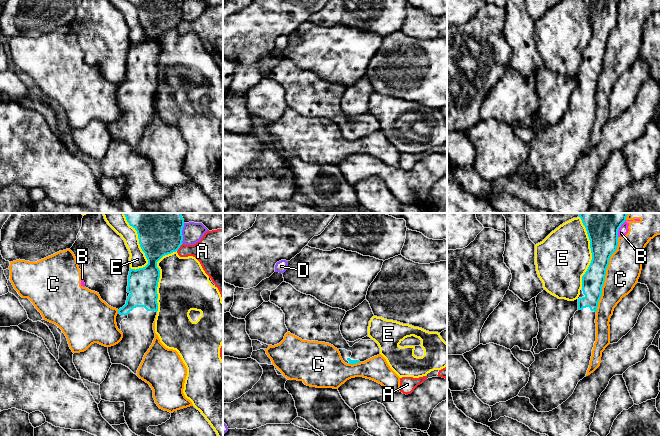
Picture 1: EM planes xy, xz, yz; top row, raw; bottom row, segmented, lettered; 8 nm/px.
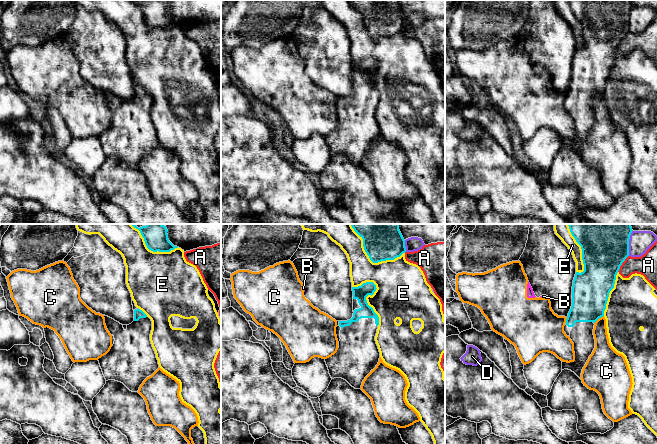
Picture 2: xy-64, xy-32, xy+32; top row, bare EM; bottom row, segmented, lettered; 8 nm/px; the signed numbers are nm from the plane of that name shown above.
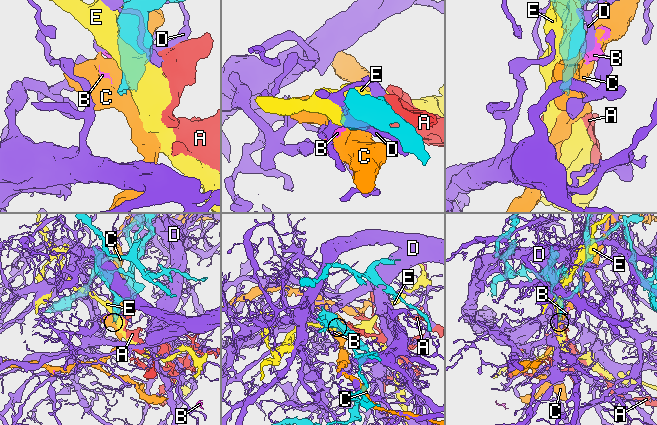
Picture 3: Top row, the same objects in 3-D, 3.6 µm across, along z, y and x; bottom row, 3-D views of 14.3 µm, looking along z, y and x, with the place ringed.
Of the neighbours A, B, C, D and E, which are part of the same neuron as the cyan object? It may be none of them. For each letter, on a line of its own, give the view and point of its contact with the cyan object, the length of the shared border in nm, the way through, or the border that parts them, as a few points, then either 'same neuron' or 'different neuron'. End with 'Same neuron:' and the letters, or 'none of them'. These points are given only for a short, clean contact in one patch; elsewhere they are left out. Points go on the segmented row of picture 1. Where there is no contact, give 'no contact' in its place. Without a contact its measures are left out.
A: meets cyan in xy at (179, 247); contact 80 nm long; border along xy (182, 243), (177, 251); different neuron
B: meets cyan in yz at (618, 229); contact 160 nm long; border along yz (626, 220), (618, 230), (618, 237); different neuron
C: meets cyan in yz at (605, 274); contact 650 nm long; different neuron
D: meets cyan in xy at (181, 233); contact 170 nm long; different neuron
E: meets cyan in yz at (591, 252); contact 600 nm long; different neuron
Same neuron: none of them

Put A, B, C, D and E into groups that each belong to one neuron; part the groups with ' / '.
A / B C / D / E

